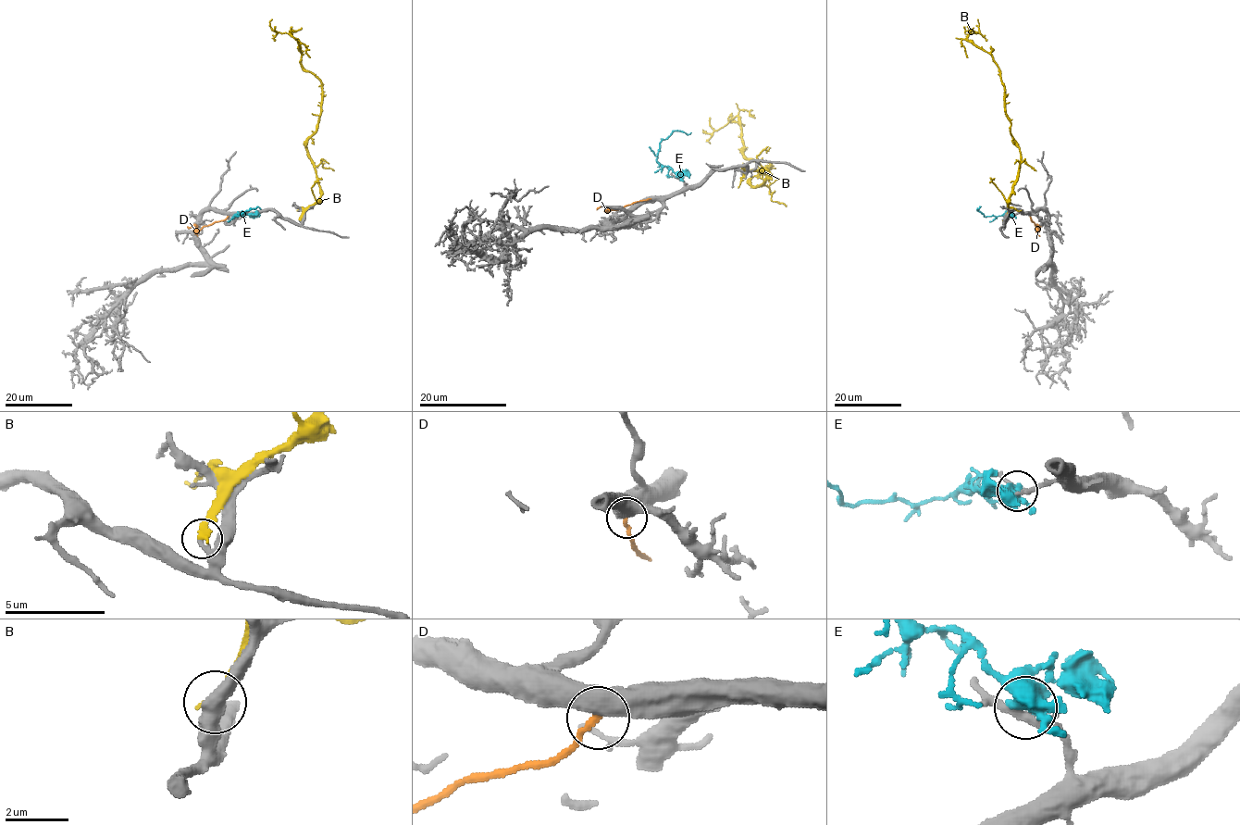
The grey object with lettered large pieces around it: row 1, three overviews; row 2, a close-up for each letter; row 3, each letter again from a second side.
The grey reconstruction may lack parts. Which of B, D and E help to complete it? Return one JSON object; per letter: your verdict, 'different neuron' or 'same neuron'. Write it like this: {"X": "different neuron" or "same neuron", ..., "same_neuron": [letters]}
{"B": "different neuron", "D": "different neuron", "E": "different neuron", "same_neuron": []}

